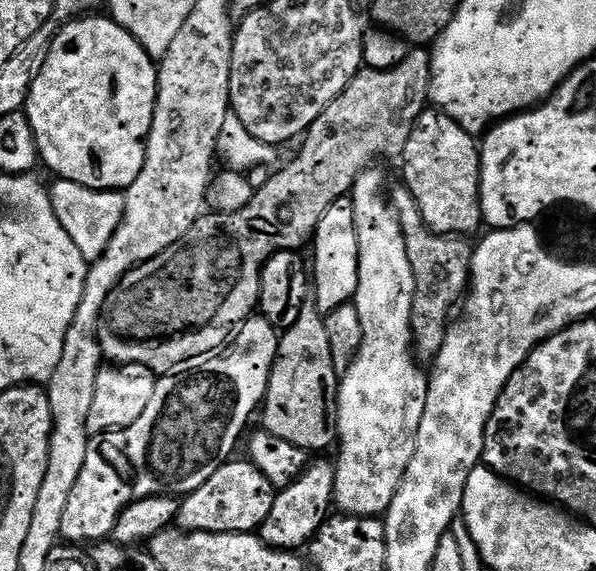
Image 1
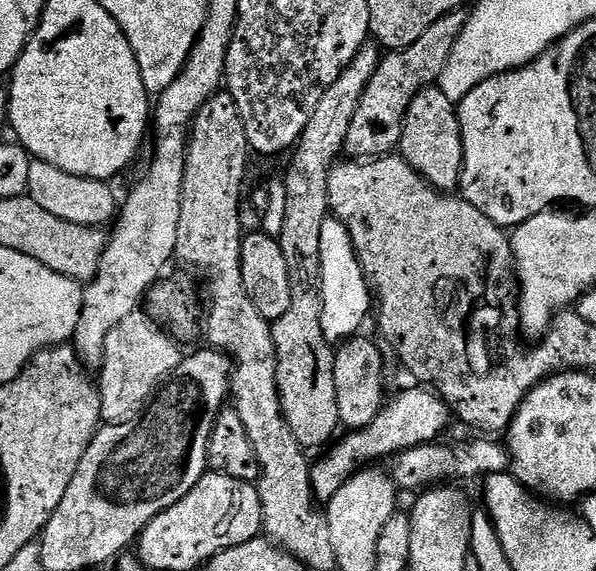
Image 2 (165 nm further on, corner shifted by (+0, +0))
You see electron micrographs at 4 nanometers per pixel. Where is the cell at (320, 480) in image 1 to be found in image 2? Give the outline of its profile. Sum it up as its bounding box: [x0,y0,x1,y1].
[311,386,450,502]

